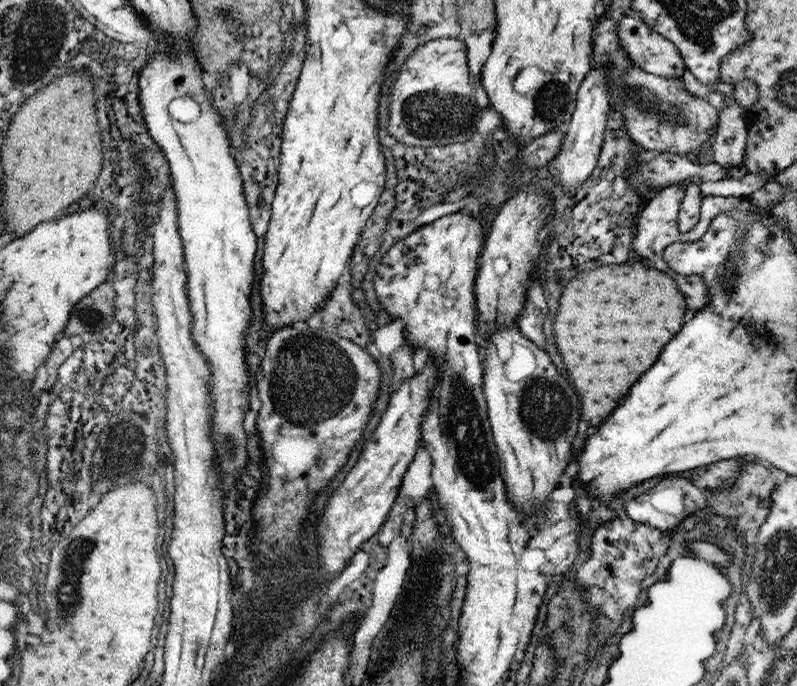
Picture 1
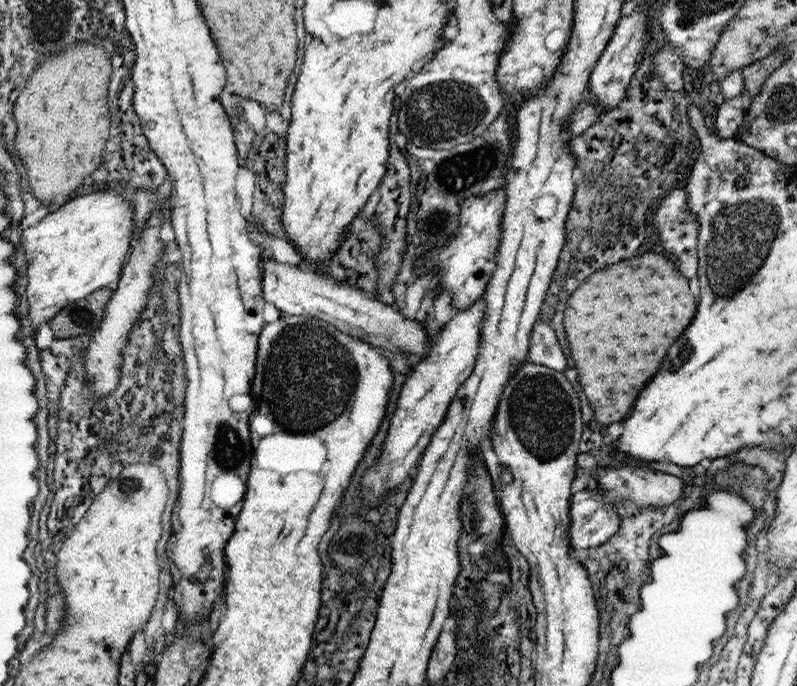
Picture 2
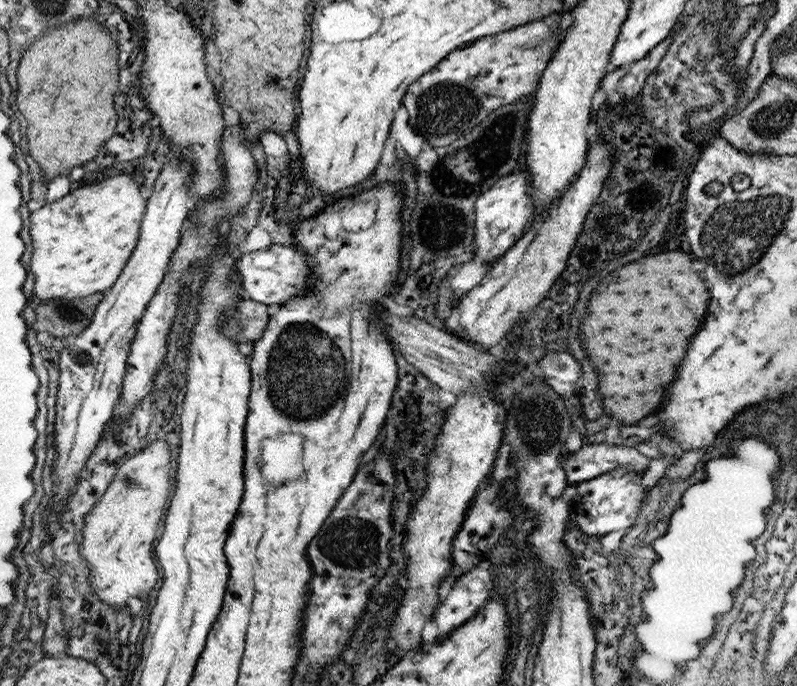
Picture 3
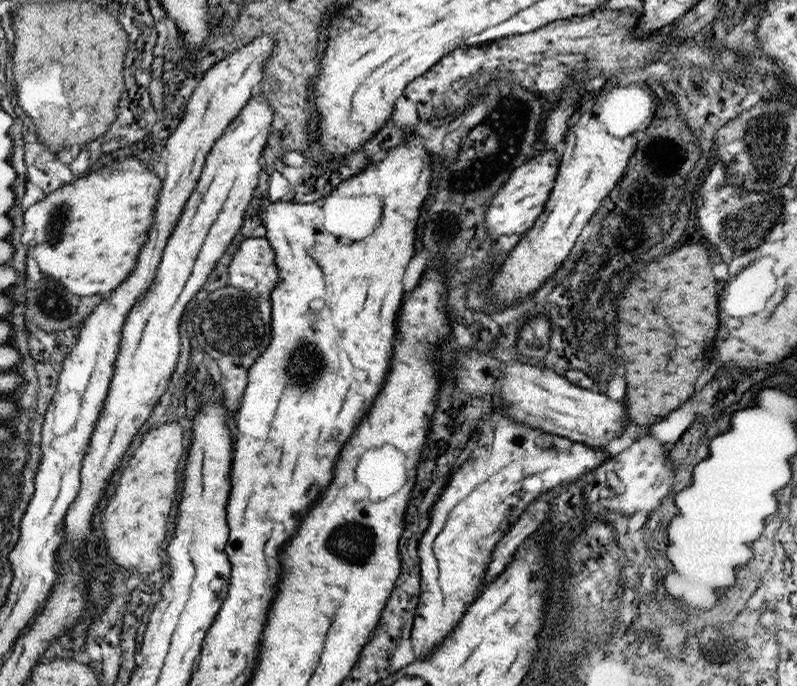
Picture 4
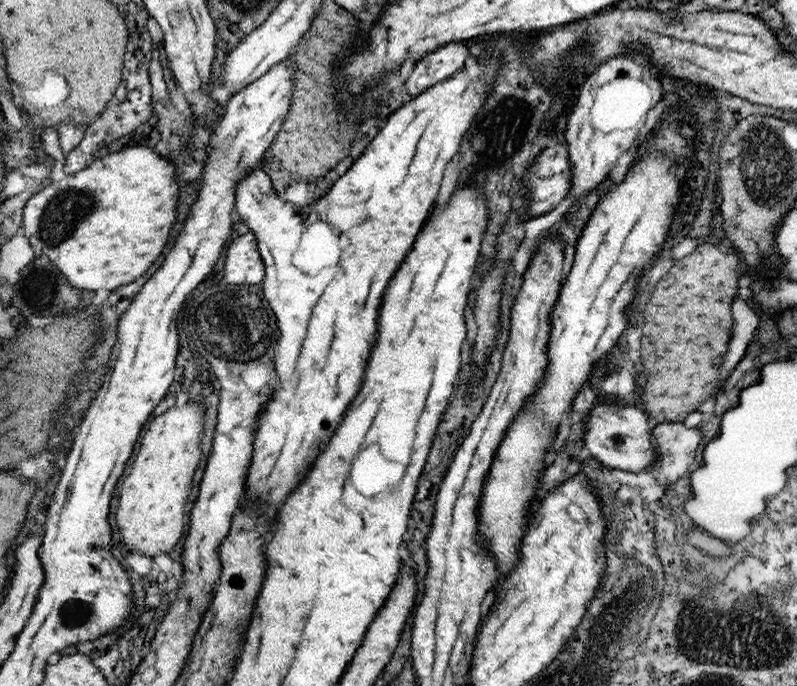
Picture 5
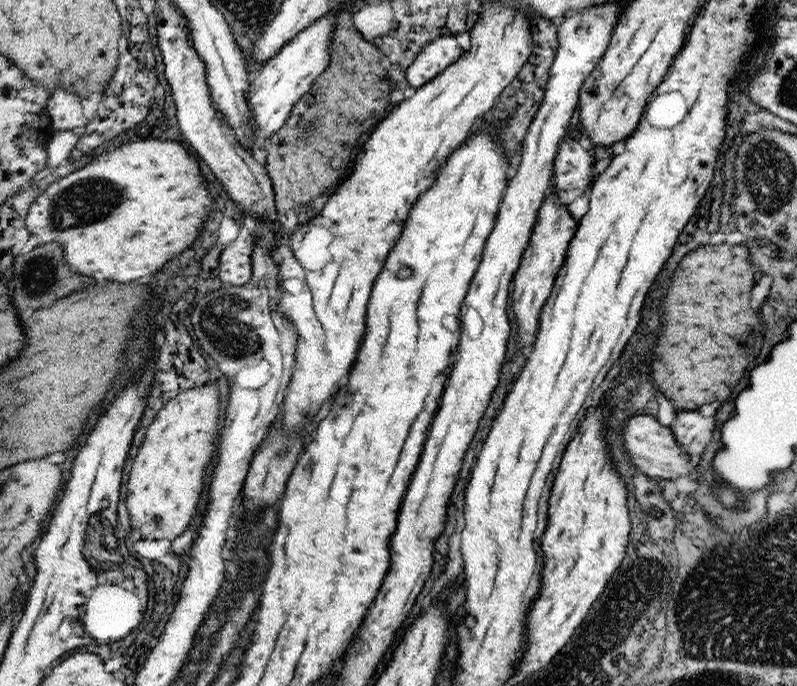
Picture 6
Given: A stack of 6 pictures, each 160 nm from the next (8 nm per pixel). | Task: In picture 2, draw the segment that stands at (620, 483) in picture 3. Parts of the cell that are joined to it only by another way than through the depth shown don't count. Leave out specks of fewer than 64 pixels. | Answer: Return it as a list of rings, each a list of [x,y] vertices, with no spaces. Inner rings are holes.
[[[582,490],[573,496],[570,541],[581,553],[594,548],[614,536],[620,528],[622,517],[615,504],[605,504],[602,493],[606,490]]]

